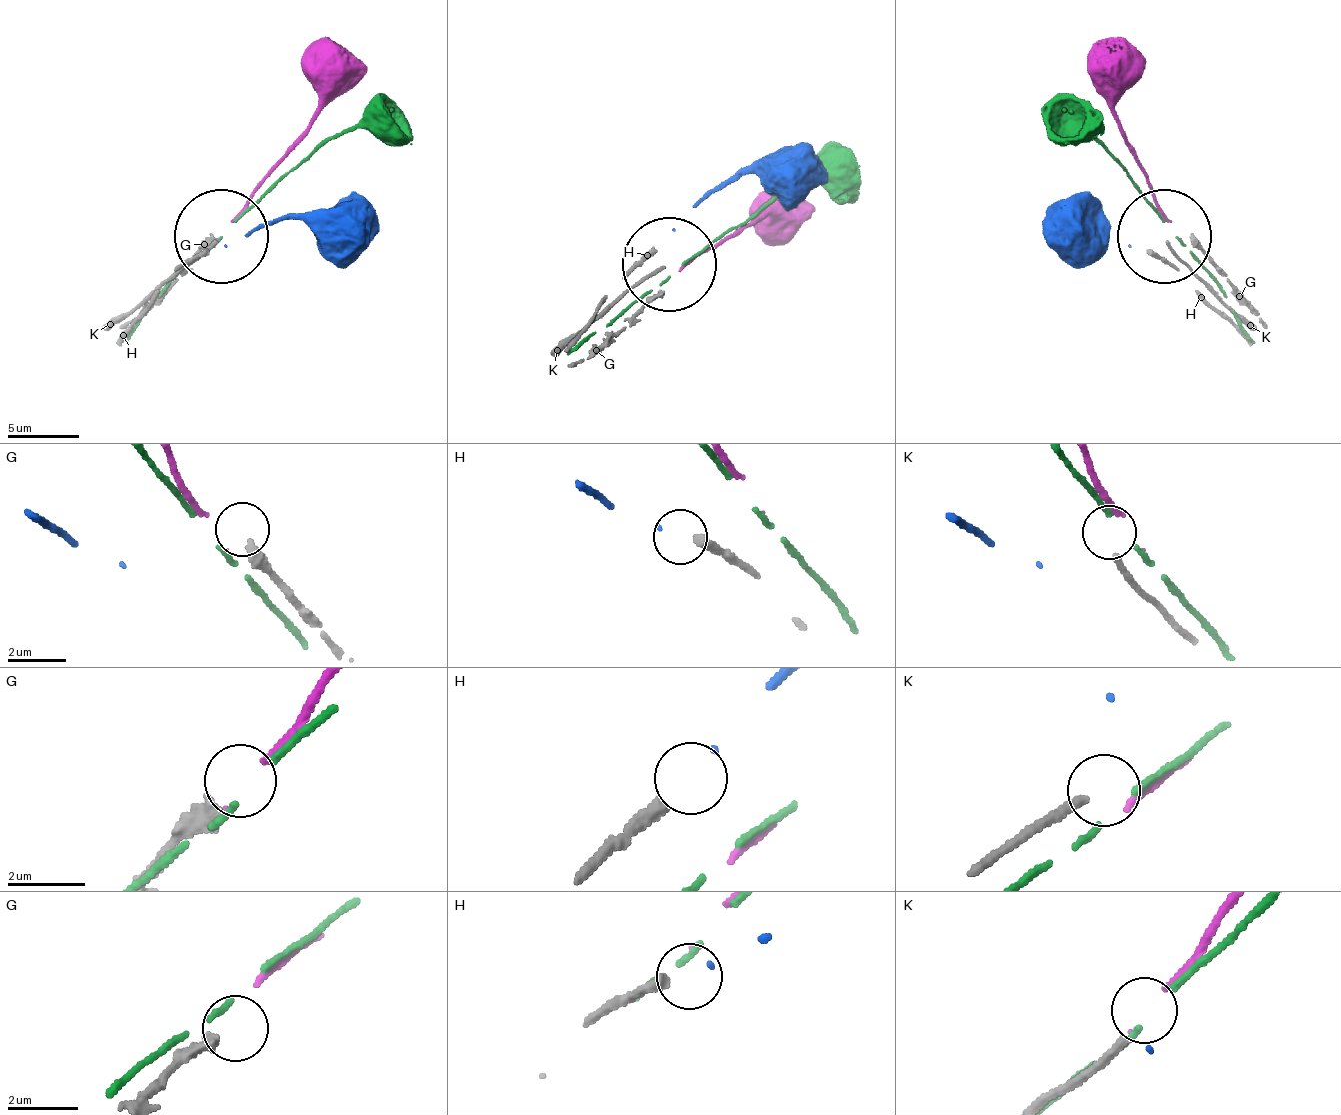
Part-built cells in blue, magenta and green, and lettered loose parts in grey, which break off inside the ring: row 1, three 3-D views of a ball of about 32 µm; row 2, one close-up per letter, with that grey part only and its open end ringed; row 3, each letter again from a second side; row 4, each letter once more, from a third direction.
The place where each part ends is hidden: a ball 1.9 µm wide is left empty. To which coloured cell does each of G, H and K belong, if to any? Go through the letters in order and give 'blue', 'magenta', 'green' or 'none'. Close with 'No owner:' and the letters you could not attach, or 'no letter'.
G: none
H: blue
K: none
No owner: G, K

